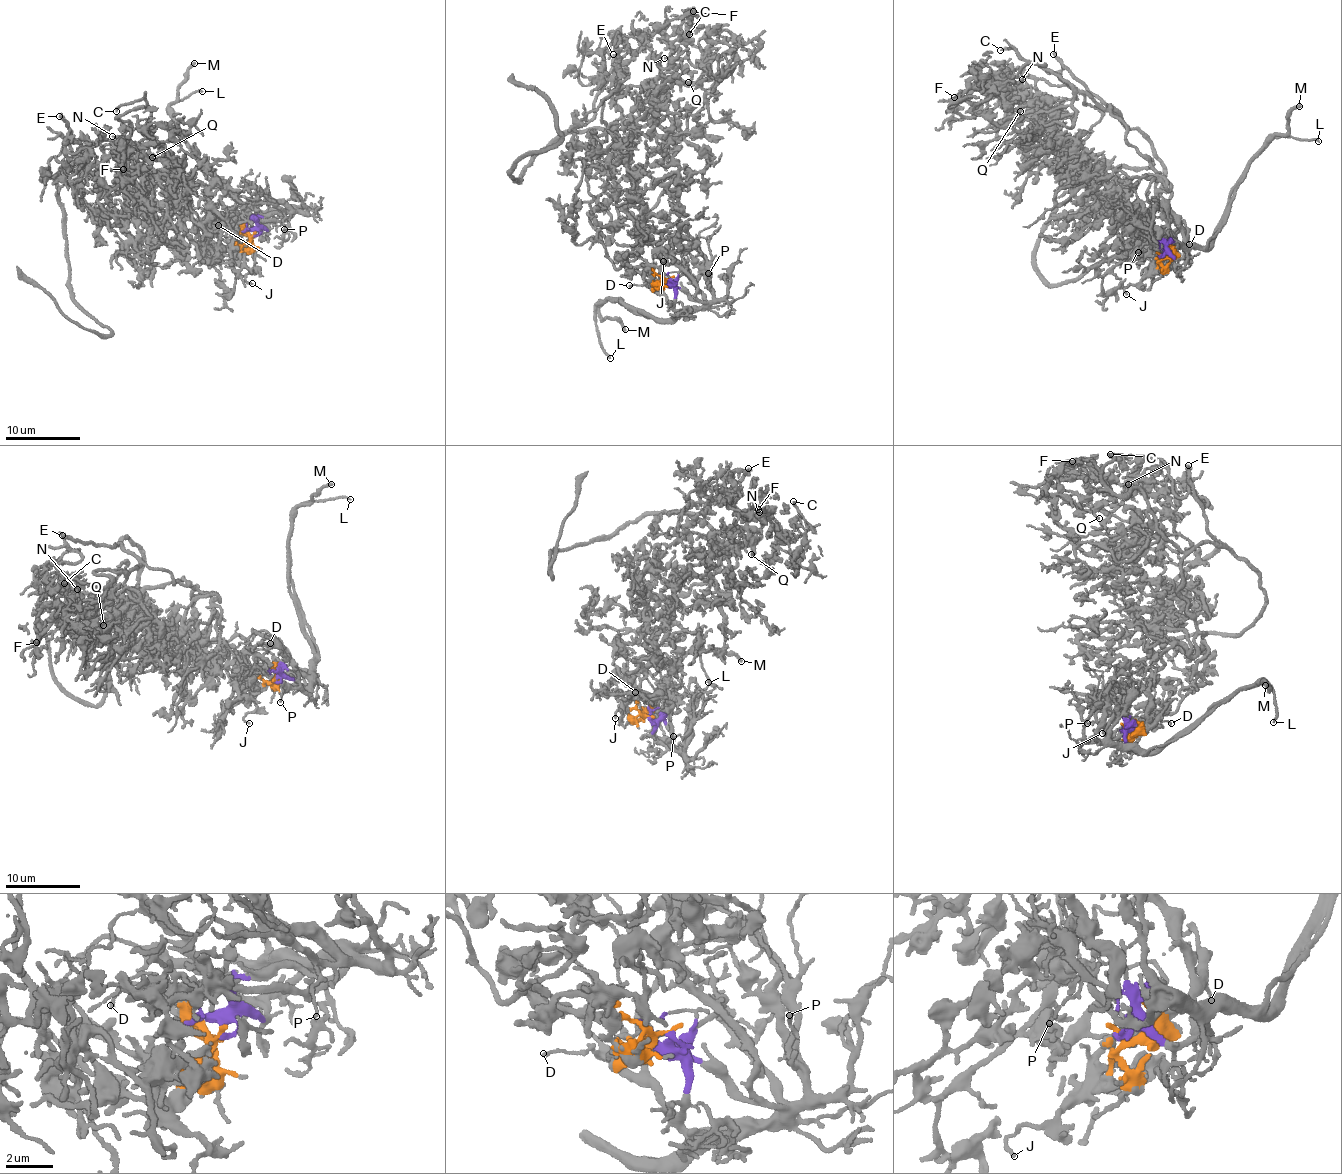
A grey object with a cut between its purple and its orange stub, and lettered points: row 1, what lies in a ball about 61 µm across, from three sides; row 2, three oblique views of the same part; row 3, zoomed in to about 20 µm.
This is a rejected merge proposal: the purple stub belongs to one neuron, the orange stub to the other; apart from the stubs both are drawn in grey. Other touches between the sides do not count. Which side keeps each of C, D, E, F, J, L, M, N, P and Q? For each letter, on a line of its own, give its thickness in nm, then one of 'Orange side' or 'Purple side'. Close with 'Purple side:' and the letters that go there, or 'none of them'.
C: Thickness 170 nm. Orange side
D: Thickness 110 nm. Purple side
E: Thickness 280 nm. Orange side
F: Thickness 200 nm. Orange side
J: Thickness 140 nm. Orange side
L: Thickness 150 nm. Purple side
M: Thickness 240 nm. Purple side
N: Thickness 140 nm. Orange side
P: Thickness 90 nm. Purple side
Q: Thickness 170 nm. Orange side
Purple side: D, L, M, P

